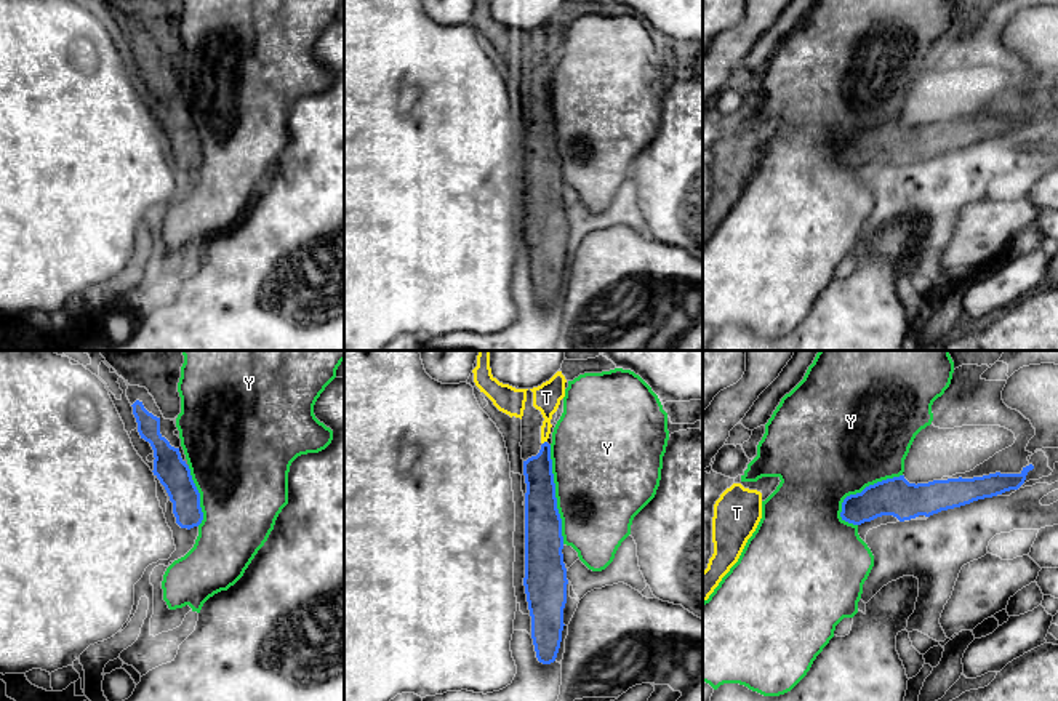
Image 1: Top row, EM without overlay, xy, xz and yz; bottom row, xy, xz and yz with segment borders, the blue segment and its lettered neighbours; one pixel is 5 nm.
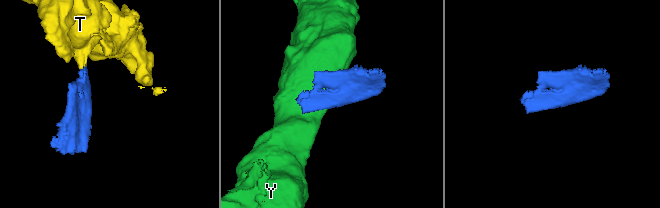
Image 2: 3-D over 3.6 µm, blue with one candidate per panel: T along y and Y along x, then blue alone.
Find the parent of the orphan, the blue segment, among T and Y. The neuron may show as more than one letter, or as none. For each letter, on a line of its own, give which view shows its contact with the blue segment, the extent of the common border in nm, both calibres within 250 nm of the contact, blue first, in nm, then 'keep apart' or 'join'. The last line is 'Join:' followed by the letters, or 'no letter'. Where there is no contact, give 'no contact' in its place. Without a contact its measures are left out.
T: meets blue in xz; contact 30 nm long; 140 nm thick on the blue side, 140 nm on the other; join
Y: meets blue in xz; contact 500 nm long; 190 nm thick on the blue side, 480 nm on the other; keep apart
Join: T

